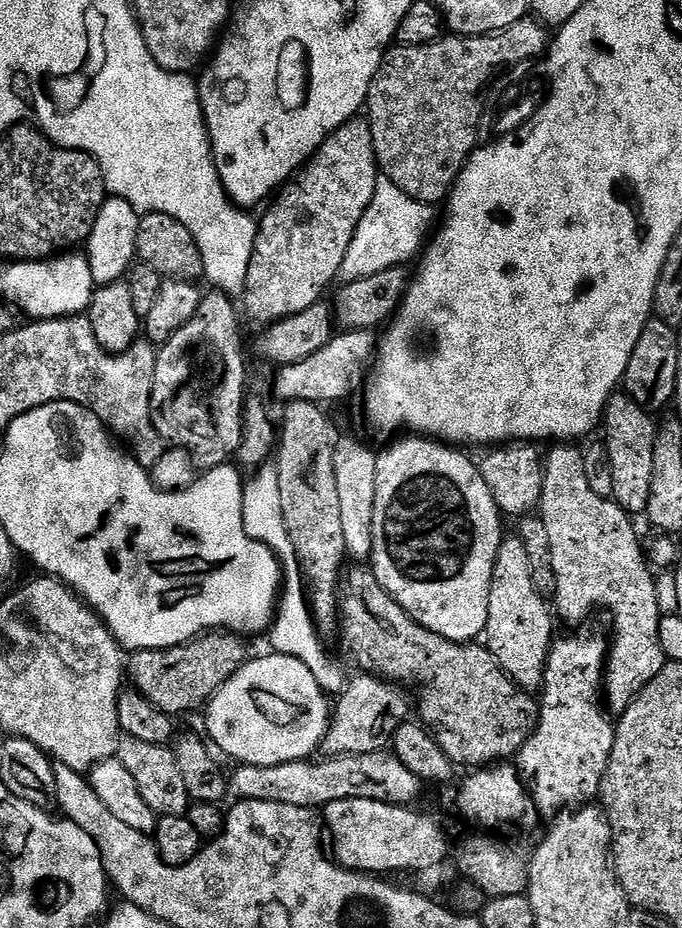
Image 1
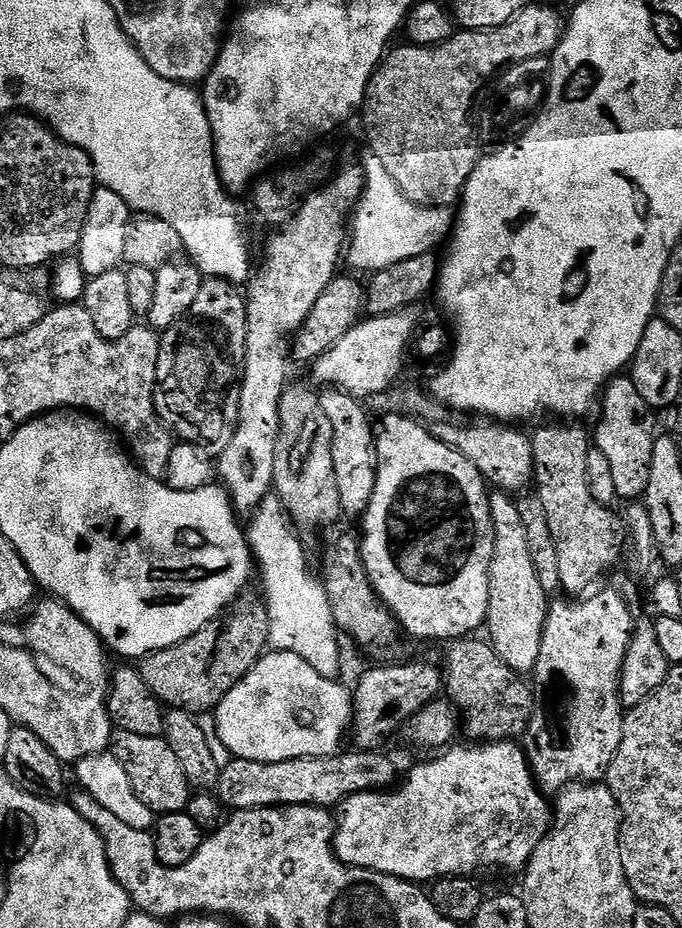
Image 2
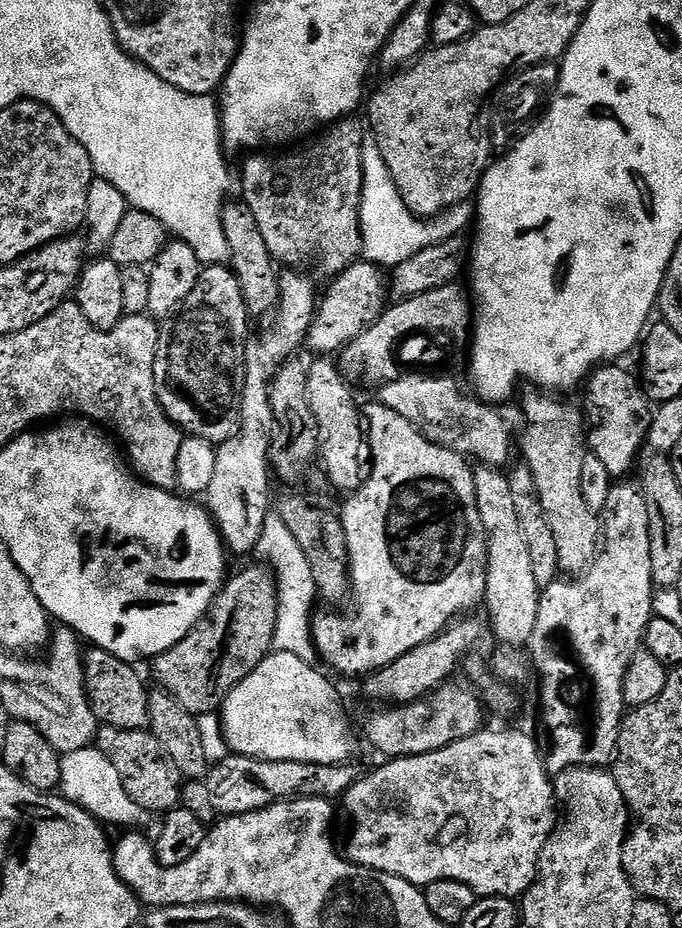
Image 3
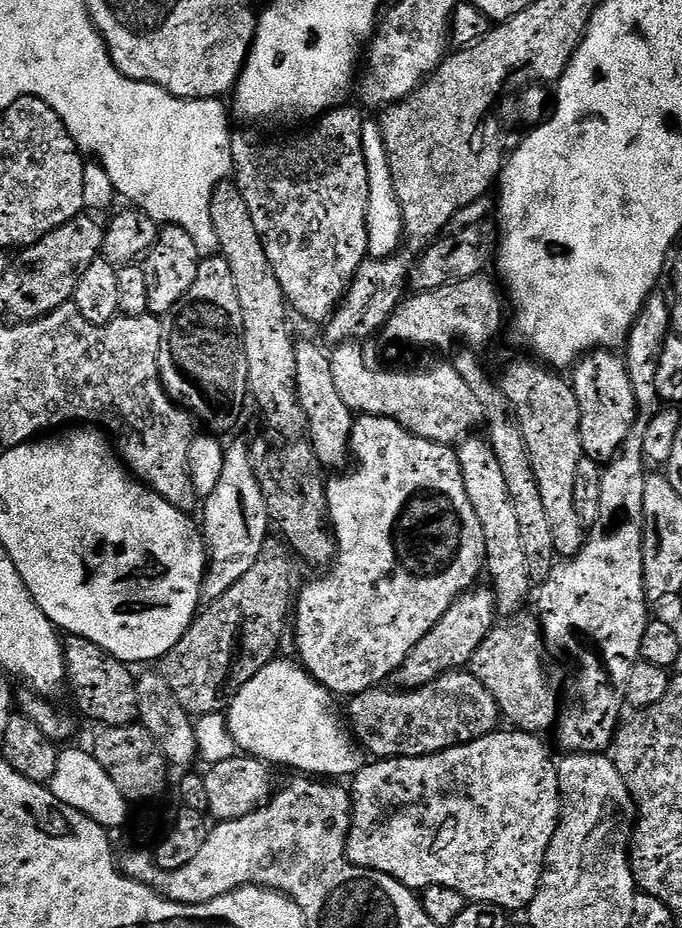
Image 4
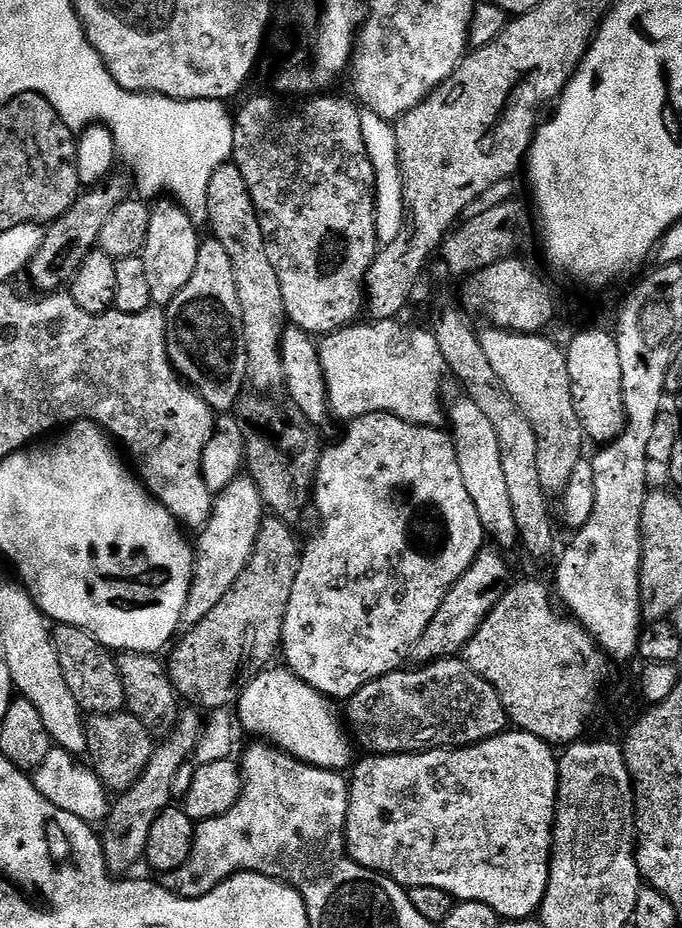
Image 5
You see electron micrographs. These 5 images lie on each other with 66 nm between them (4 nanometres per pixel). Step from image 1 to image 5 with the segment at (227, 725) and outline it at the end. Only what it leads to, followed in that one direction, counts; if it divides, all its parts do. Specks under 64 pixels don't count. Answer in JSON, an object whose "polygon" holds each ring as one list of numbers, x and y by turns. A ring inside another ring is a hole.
{"polygon":[[269,667,255,676,244,689,238,701,239,727,243,731,245,728,252,738,259,738,273,748,289,752,296,760,319,768,351,769,354,764,354,744,351,739,344,740,346,728,341,713,340,716,336,713,337,705,318,690,306,686,287,667,276,667]]}

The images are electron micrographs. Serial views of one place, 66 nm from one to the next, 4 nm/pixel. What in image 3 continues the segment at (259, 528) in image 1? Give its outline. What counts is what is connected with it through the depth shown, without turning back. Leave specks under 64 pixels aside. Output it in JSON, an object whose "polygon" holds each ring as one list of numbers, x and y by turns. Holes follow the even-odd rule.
{"polygon":[[270,512,263,523,262,534,256,543,255,555,261,557,276,576,278,586,278,620,275,623,273,651,292,653,308,663,317,661,316,648,312,640,311,617,318,602,317,587,310,562,302,551,302,546,294,539,289,527,282,522,279,513]]}

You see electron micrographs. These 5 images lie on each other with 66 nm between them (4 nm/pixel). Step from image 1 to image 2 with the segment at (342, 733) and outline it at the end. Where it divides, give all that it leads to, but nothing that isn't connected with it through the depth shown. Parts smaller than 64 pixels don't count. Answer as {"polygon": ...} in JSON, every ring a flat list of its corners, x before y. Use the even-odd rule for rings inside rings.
{"polygon":[[416,660,413,664,388,664,385,668,368,668,360,676,360,681,354,687,352,706,354,709,354,732,356,728,355,747,360,750,376,750,380,743,391,734,392,731,403,729,404,723,417,712,419,708,425,708,443,691,444,674,432,664,424,660]]}

